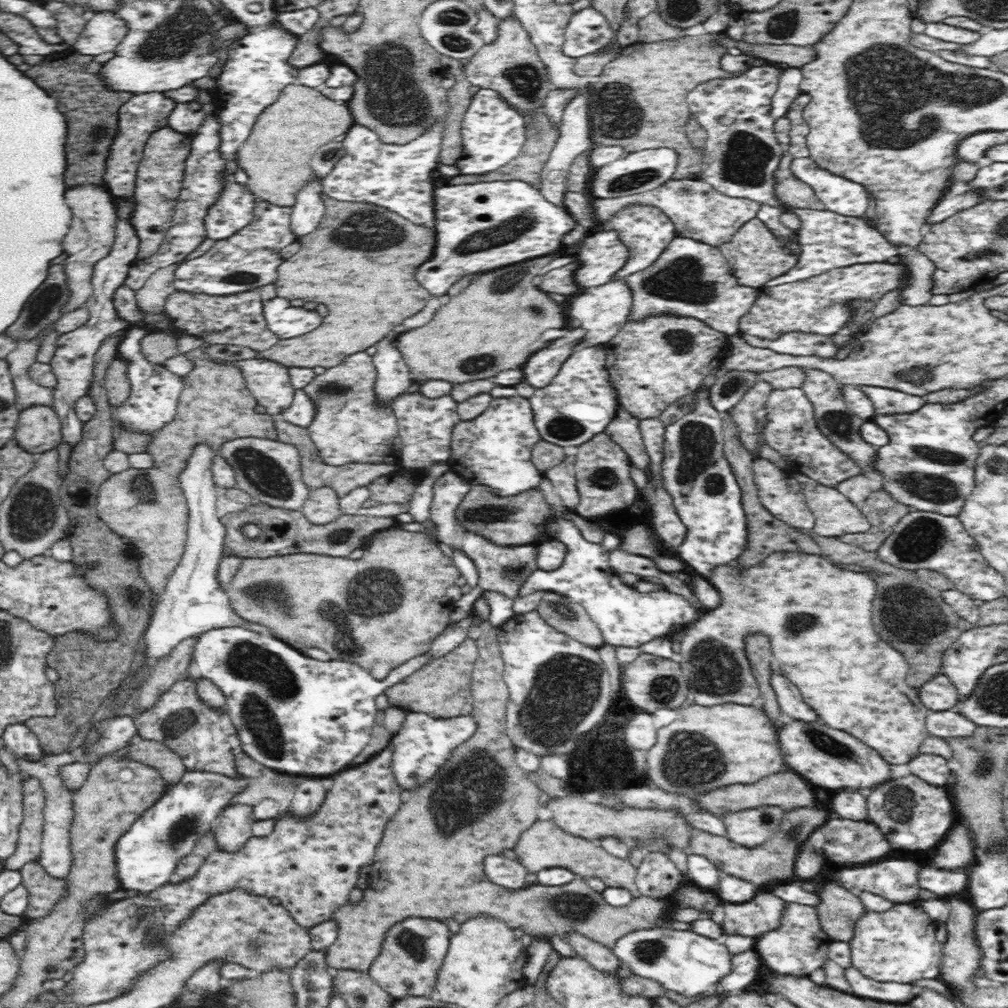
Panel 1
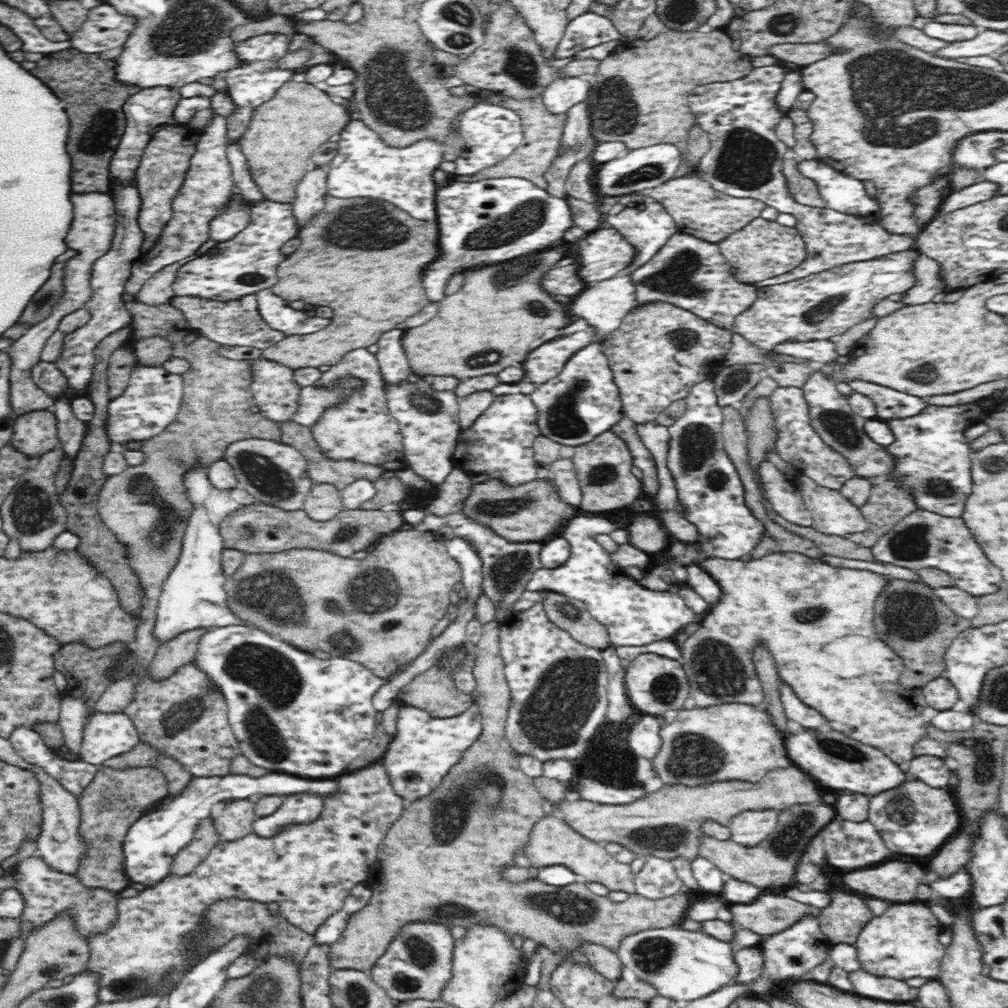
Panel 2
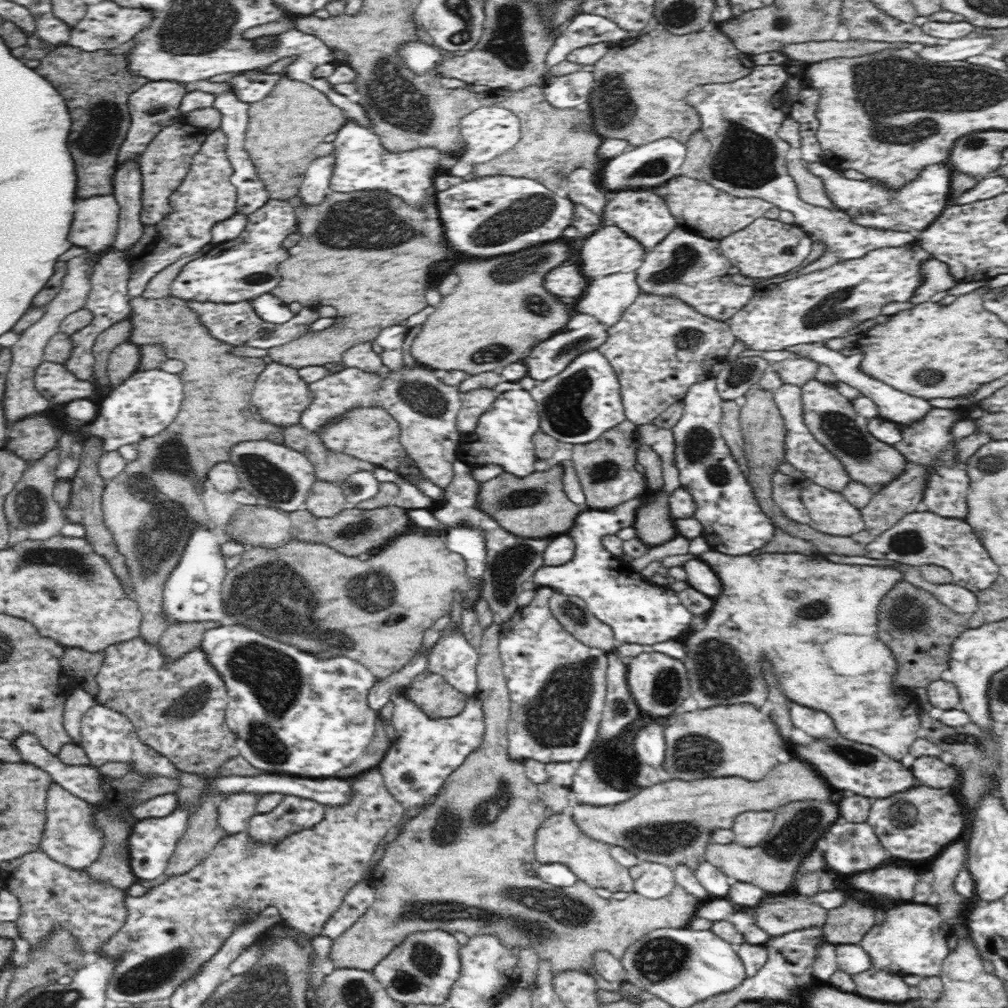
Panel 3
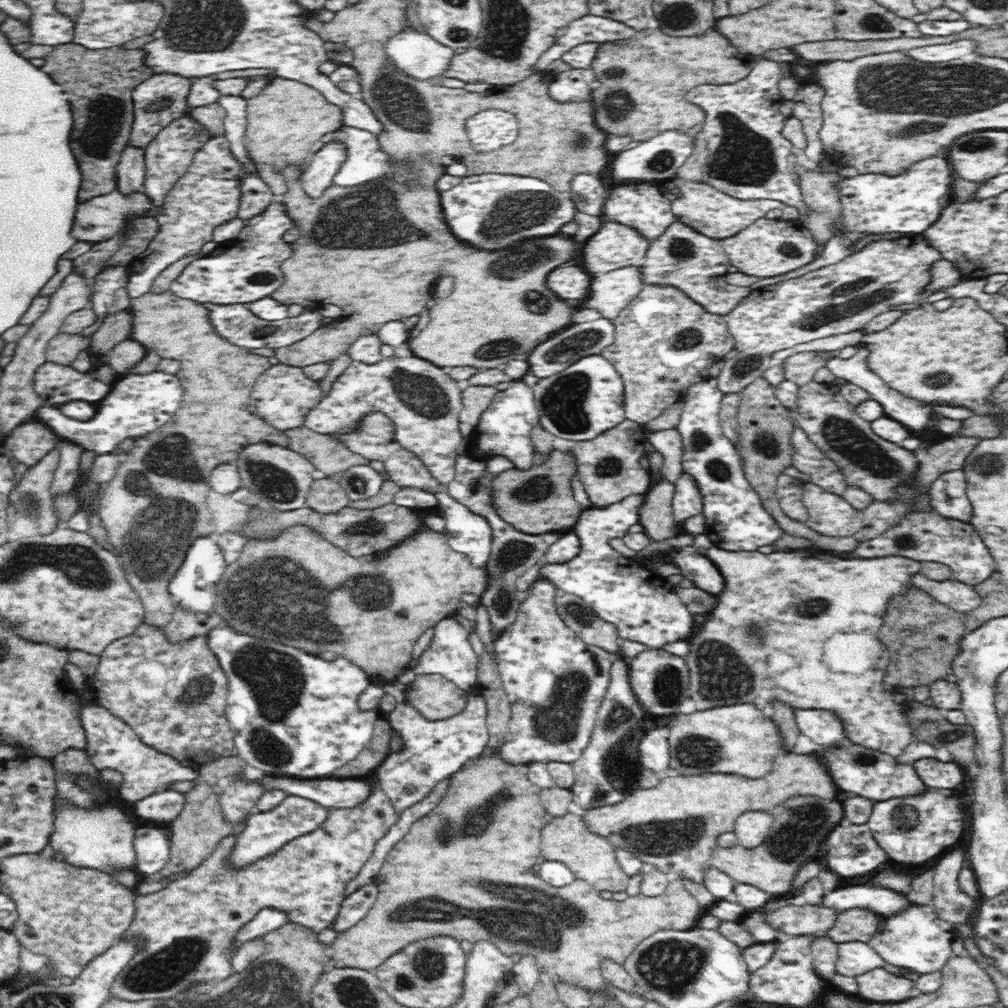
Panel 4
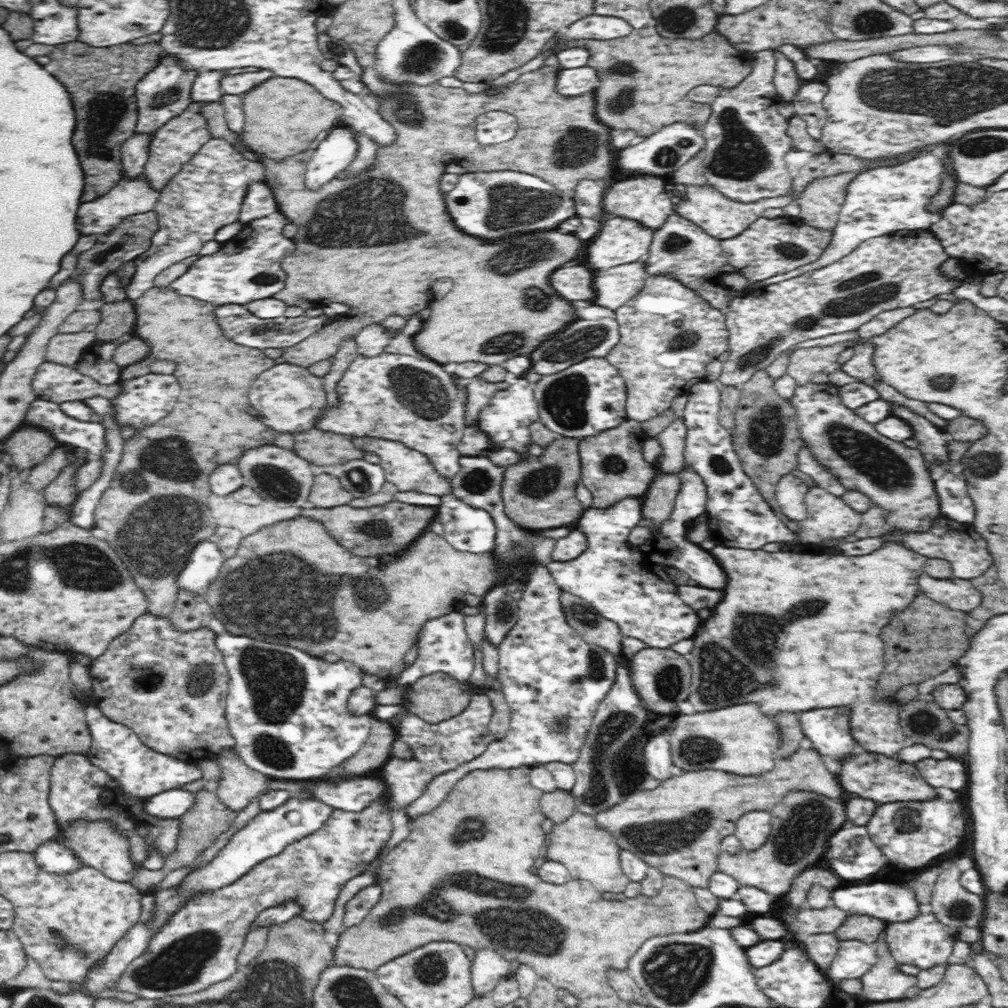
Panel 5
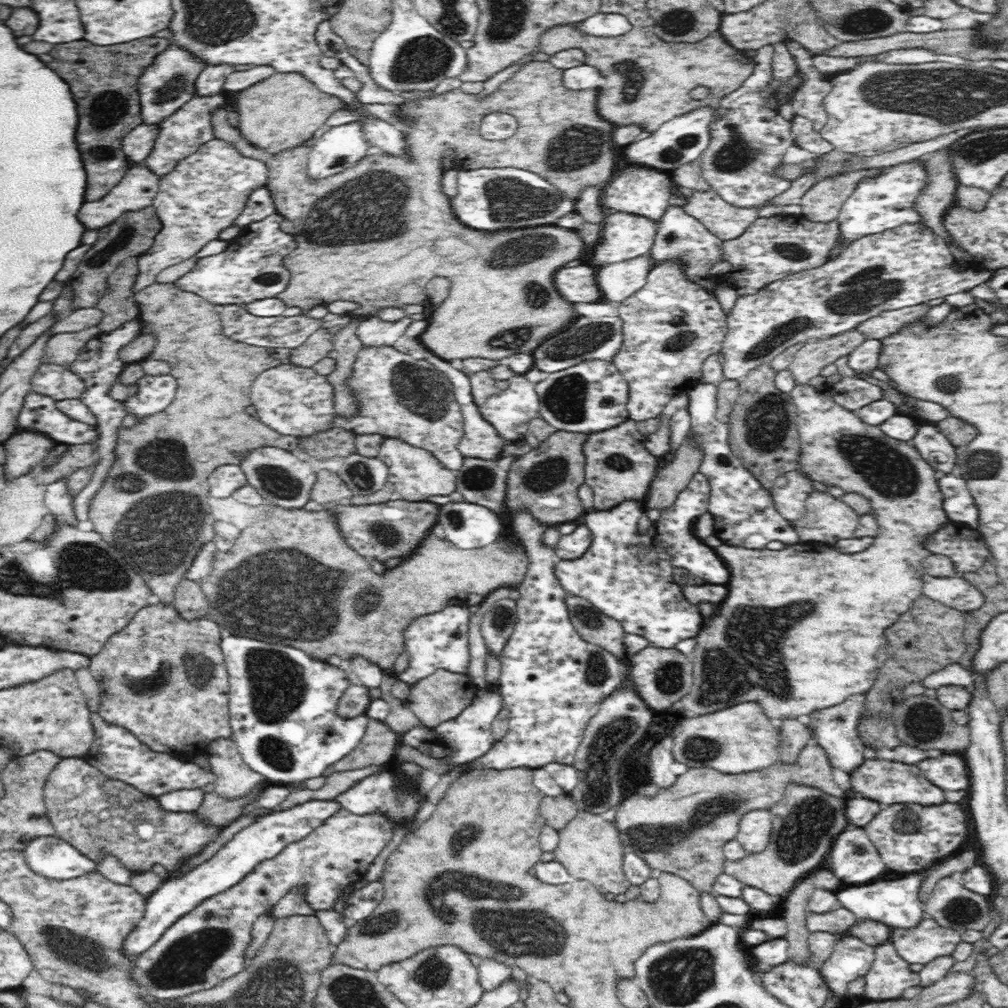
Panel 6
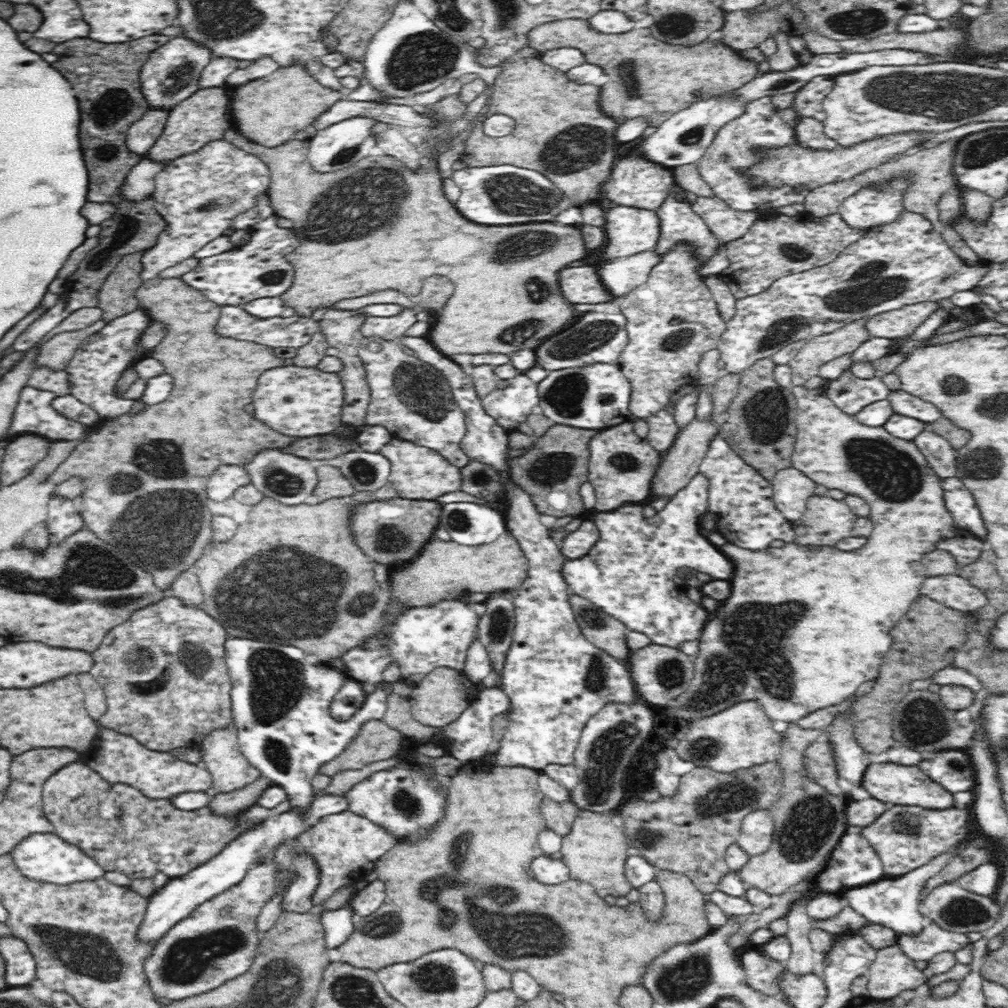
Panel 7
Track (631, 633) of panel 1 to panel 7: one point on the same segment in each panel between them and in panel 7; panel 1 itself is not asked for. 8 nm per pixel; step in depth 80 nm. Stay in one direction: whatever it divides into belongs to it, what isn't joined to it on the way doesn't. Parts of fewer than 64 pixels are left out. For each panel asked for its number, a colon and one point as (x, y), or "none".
2: (634, 615)
3: (639, 612)
4: (622, 591)
5: (626, 583)
6: (625, 572)
7: (629, 573)

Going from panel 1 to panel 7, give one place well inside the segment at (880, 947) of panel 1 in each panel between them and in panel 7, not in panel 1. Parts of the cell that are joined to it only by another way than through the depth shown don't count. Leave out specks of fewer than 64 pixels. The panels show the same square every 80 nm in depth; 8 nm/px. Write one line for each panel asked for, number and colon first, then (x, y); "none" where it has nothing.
2: (903, 943)
3: (913, 939)
4: (920, 941)
5: (924, 942)
6: (928, 941)
7: (933, 940)

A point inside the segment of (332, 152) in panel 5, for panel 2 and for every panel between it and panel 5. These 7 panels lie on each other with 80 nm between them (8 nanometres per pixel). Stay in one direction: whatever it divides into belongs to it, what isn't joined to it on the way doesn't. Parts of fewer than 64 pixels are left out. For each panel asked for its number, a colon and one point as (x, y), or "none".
2: (310, 194)
3: (315, 181)
4: (318, 174)

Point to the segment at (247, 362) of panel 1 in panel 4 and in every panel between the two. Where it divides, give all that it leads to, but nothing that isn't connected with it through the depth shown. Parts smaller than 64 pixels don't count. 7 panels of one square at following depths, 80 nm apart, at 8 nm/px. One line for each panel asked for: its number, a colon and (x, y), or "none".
2: (276, 393)
3: (280, 394)
4: (283, 395)

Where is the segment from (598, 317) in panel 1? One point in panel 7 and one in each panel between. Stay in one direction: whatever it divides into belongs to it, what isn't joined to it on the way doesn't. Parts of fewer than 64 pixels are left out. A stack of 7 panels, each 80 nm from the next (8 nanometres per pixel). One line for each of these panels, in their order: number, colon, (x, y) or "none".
2: (605, 304)
3: (607, 297)
4: (610, 292)
5: (614, 286)
6: (617, 281)
7: (620, 276)

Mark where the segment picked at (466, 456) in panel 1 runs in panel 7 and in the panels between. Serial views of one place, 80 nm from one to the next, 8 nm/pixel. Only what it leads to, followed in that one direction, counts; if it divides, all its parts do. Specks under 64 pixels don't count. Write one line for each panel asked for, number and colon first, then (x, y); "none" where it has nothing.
2: (500, 443)
3: (505, 431)
4: (504, 427)
5: (507, 419)
6: (510, 411)
7: (509, 406)

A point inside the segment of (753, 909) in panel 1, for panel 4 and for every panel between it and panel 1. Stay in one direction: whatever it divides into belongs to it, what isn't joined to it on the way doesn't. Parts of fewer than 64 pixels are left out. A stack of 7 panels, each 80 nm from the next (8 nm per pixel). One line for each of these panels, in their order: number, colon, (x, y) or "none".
2: (773, 913)
3: (779, 915)
4: (816, 921)

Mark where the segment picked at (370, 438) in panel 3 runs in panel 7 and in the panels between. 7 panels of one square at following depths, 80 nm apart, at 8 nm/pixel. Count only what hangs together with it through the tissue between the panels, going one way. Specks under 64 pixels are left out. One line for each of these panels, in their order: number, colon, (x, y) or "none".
4: (375, 441)
5: (409, 471)
6: (416, 475)
7: (418, 473)

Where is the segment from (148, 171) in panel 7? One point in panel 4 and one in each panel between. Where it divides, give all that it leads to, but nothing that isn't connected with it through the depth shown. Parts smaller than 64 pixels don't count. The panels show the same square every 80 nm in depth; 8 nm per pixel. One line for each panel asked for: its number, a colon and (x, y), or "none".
4: (98, 219)
5: (134, 195)
6: (137, 189)

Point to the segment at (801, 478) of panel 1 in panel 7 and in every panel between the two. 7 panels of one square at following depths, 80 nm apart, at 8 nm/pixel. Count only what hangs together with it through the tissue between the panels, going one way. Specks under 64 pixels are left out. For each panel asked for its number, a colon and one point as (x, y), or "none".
2: (832, 514)
3: (829, 512)
4: (829, 515)
5: (829, 518)
6: (827, 519)
7: (825, 521)

